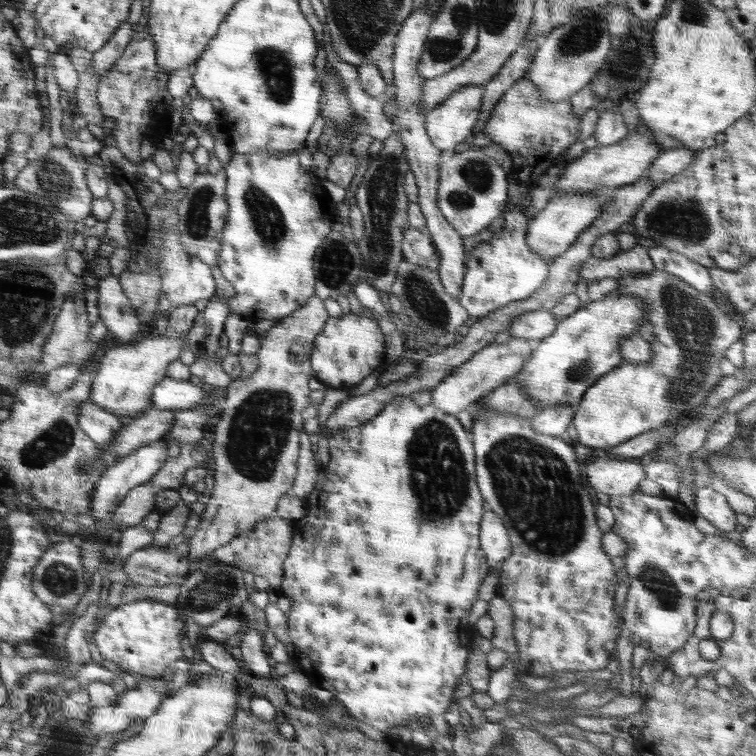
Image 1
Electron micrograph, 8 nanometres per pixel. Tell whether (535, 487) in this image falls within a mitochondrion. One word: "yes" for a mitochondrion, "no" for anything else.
yes

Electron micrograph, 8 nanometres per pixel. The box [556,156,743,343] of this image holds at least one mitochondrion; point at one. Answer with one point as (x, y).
(682, 220)

